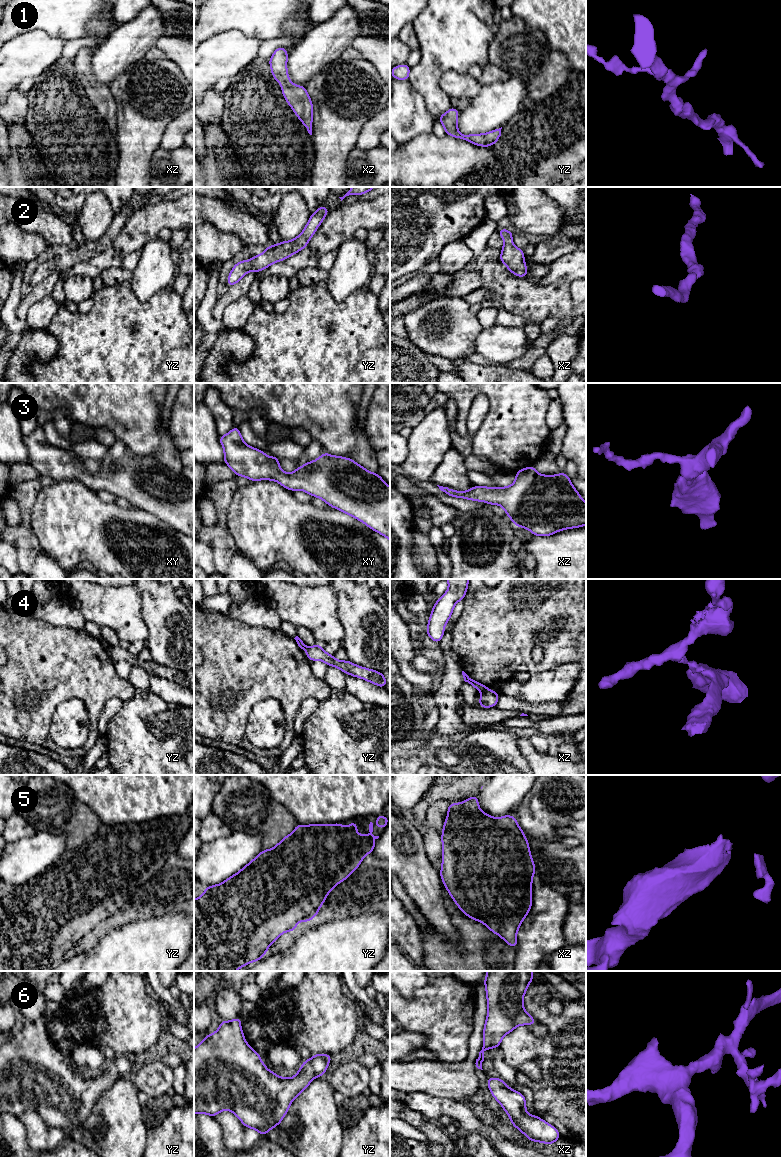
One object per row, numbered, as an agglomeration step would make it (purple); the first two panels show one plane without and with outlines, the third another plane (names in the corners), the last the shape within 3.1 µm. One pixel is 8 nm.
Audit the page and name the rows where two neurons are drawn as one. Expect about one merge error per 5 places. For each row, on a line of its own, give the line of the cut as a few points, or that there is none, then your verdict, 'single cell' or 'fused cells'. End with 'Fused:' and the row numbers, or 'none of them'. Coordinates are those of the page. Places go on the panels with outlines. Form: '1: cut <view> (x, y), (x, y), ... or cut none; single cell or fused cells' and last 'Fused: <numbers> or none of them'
1: cut none; single cell
2: cut none; single cell
3: cut none; single cell
4: cut xz (487, 688), (482, 692); fused cells
5: cut none; single cell
6: cut none; single cell
Fused: 4

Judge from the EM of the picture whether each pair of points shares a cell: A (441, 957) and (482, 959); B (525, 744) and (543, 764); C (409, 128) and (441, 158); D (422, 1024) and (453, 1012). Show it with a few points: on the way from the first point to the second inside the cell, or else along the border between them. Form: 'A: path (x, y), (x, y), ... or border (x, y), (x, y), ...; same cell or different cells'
A: path (451, 959), (472, 959); same cell
B: path (528, 749), (538, 759); same cell
C: border (432, 132), (420, 133), (400, 146); different cells
D: path (430, 1016), (445, 1014); same cell

